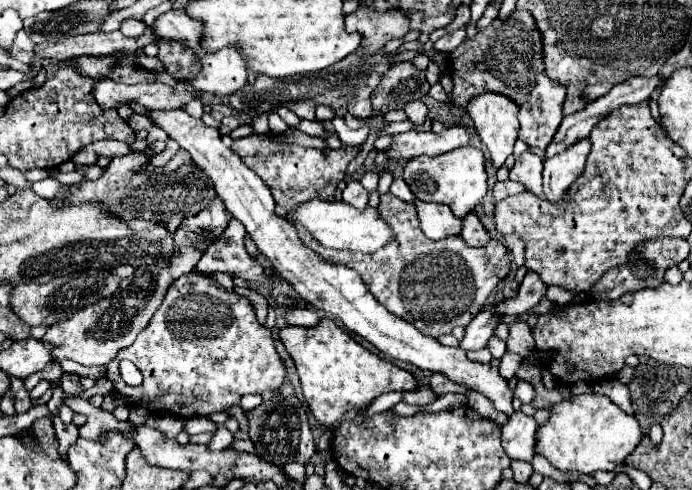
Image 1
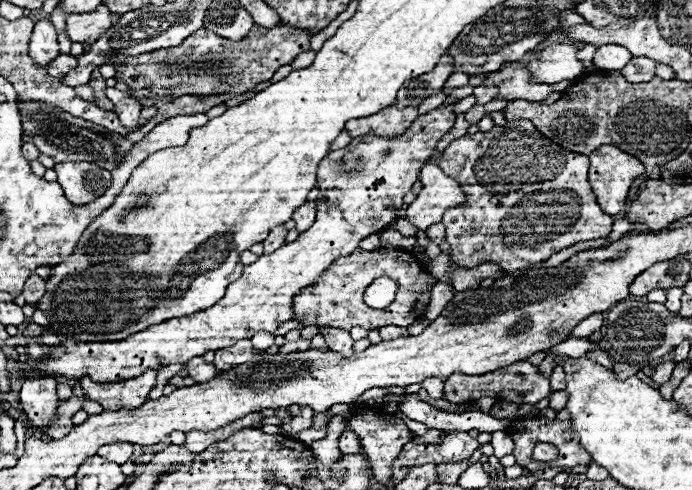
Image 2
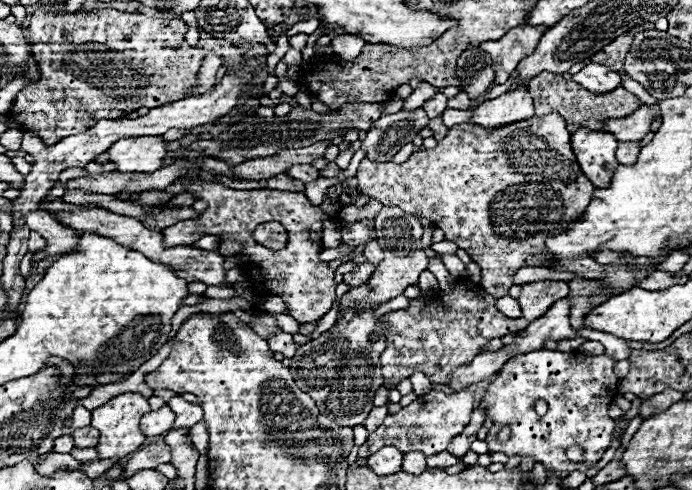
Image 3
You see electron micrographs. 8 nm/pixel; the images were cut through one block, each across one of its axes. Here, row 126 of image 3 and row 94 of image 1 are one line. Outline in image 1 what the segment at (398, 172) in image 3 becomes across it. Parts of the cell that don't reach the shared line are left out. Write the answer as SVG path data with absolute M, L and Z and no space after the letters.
M514 10L504 20L496 18L474 38L464 38L460 46L450 52L452 66L452 104L466 108L466 104L484 92L508 96L518 106L520 134L518 138L532 148L546 148L562 122L562 104L566 88L546 74L542 62L542 34L528 10Z

